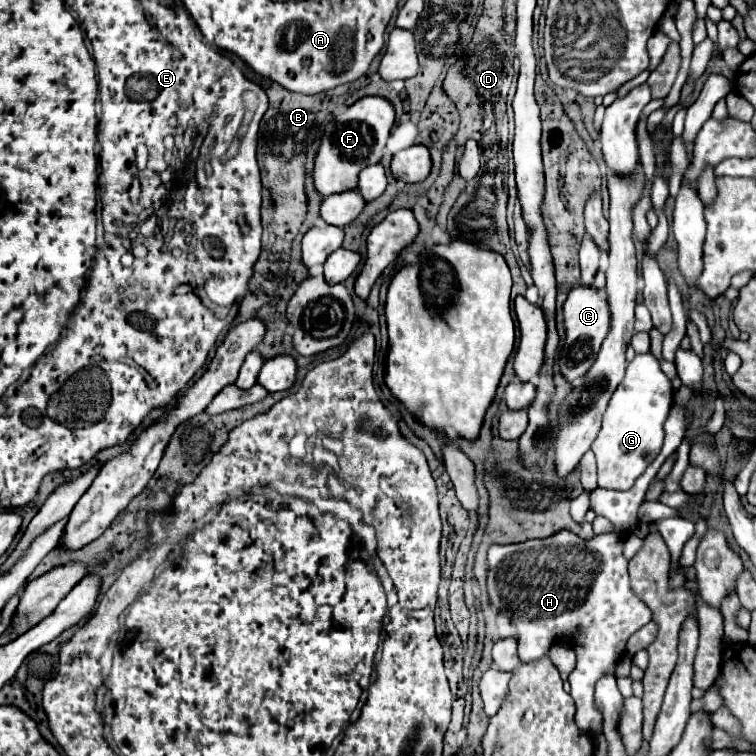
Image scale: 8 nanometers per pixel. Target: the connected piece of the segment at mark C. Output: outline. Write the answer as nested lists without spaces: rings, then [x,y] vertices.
[[[577,285],[569,291],[569,297],[563,305],[563,313],[565,313],[565,343],[561,347],[559,353],[559,367],[561,373],[565,375],[567,381],[575,381],[579,377],[583,377],[591,365],[595,363],[595,357],[601,349],[601,343],[605,341],[609,327],[611,327],[611,311],[609,311],[609,303],[607,303],[607,295],[595,287],[585,287],[585,285]]]

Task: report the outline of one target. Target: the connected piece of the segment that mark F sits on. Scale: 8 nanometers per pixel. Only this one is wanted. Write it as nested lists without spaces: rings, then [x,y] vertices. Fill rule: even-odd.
[[[363,97],[357,103],[353,103],[347,111],[337,115],[325,127],[321,147],[315,157],[315,171],[313,171],[315,189],[323,197],[353,189],[359,181],[361,169],[381,161],[381,153],[393,123],[395,123],[395,109],[393,103],[385,97]]]

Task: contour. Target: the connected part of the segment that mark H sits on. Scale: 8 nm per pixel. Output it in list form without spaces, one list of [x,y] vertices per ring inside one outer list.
[[[641,485],[641,489],[633,487],[631,491],[595,489],[595,491],[603,491],[603,507],[611,507],[611,523],[615,525],[615,531],[611,533],[595,535],[593,539],[585,541],[571,531],[557,531],[545,539],[529,539],[513,545],[491,545],[487,555],[489,599],[499,611],[505,609],[511,615],[511,621],[517,625],[519,659],[523,663],[529,663],[531,659],[533,661],[541,659],[541,653],[547,653],[553,643],[569,643],[575,649],[577,665],[568,677],[570,695],[575,699],[575,707],[577,707],[575,723],[581,731],[593,737],[601,733],[599,711],[595,709],[593,703],[595,683],[605,675],[615,675],[615,665],[625,655],[627,639],[651,621],[651,609],[641,599],[637,599],[637,595],[629,587],[627,559],[623,555],[625,537],[631,535],[639,525],[637,511],[645,501],[645,491],[647,491],[645,487],[647,485]]]

